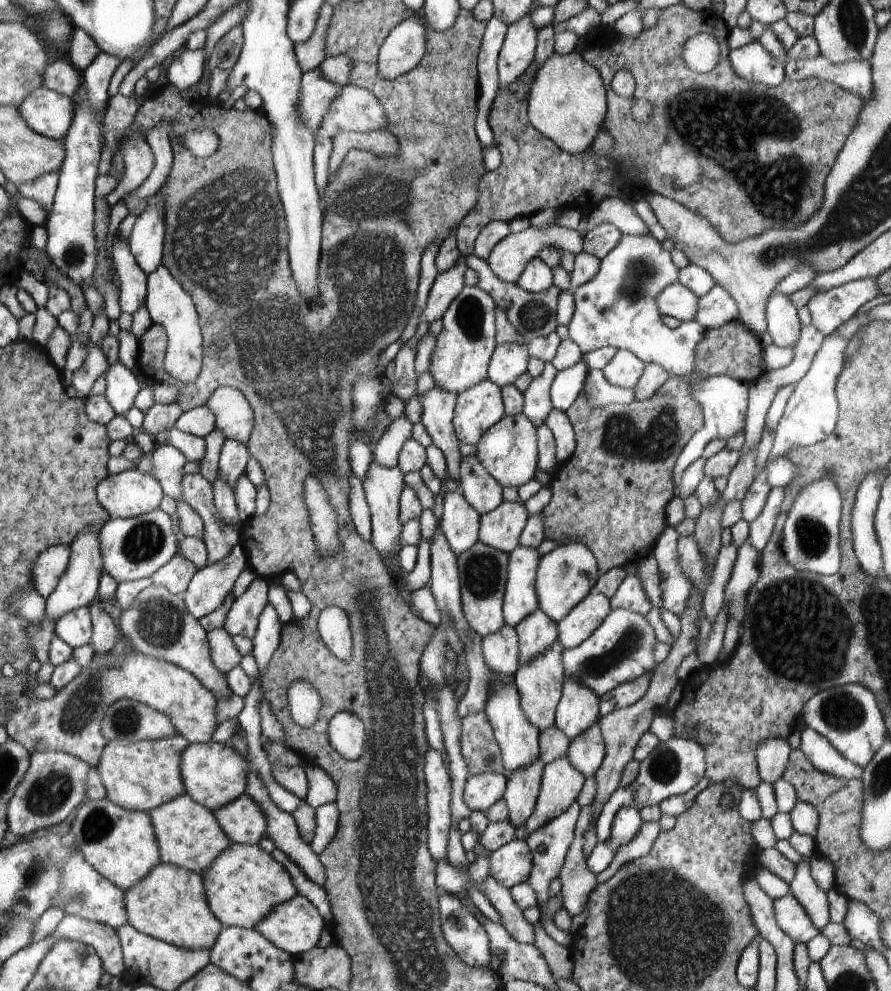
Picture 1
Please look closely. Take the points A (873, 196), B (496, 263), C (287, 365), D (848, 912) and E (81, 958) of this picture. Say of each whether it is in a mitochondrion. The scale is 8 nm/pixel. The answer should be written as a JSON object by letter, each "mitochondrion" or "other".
{"A":"mitochondrion","B":"other","C":"mitochondrion","D":"other","E":"mitochondrion"}

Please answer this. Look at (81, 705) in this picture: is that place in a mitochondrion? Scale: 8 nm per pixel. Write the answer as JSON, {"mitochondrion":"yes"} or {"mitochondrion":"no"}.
{"mitochondrion":"yes"}

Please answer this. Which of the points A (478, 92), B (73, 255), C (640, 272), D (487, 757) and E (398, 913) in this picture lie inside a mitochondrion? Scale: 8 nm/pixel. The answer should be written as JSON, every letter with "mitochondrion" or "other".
{"A":"other","B":"mitochondrion","C":"mitochondrion","D":"mitochondrion","E":"mitochondrion"}

